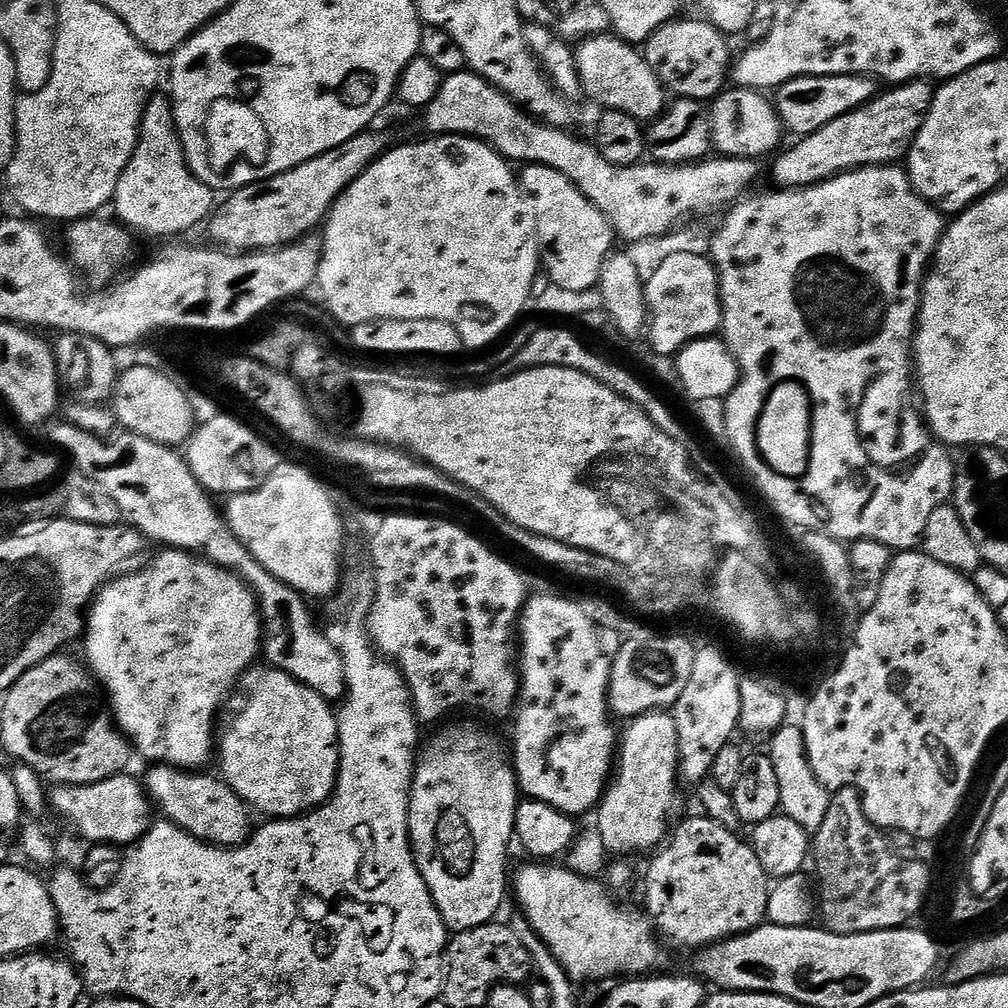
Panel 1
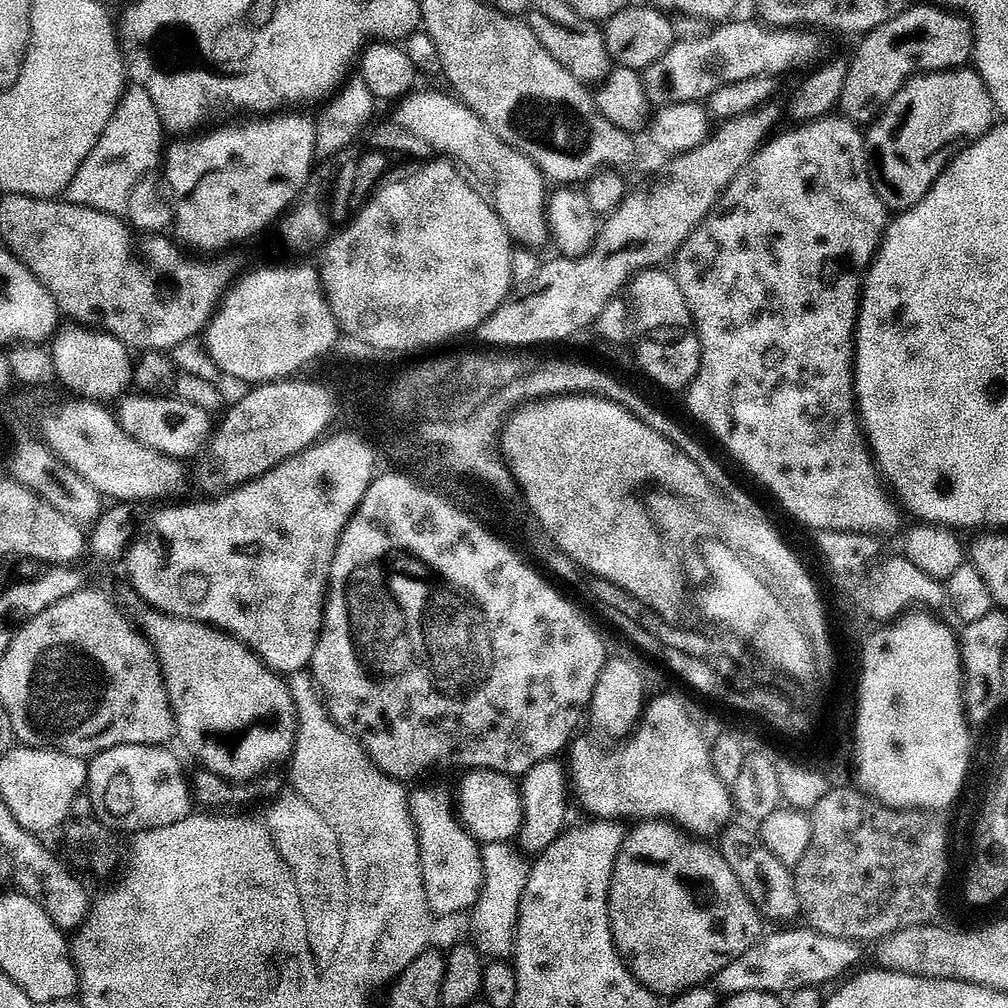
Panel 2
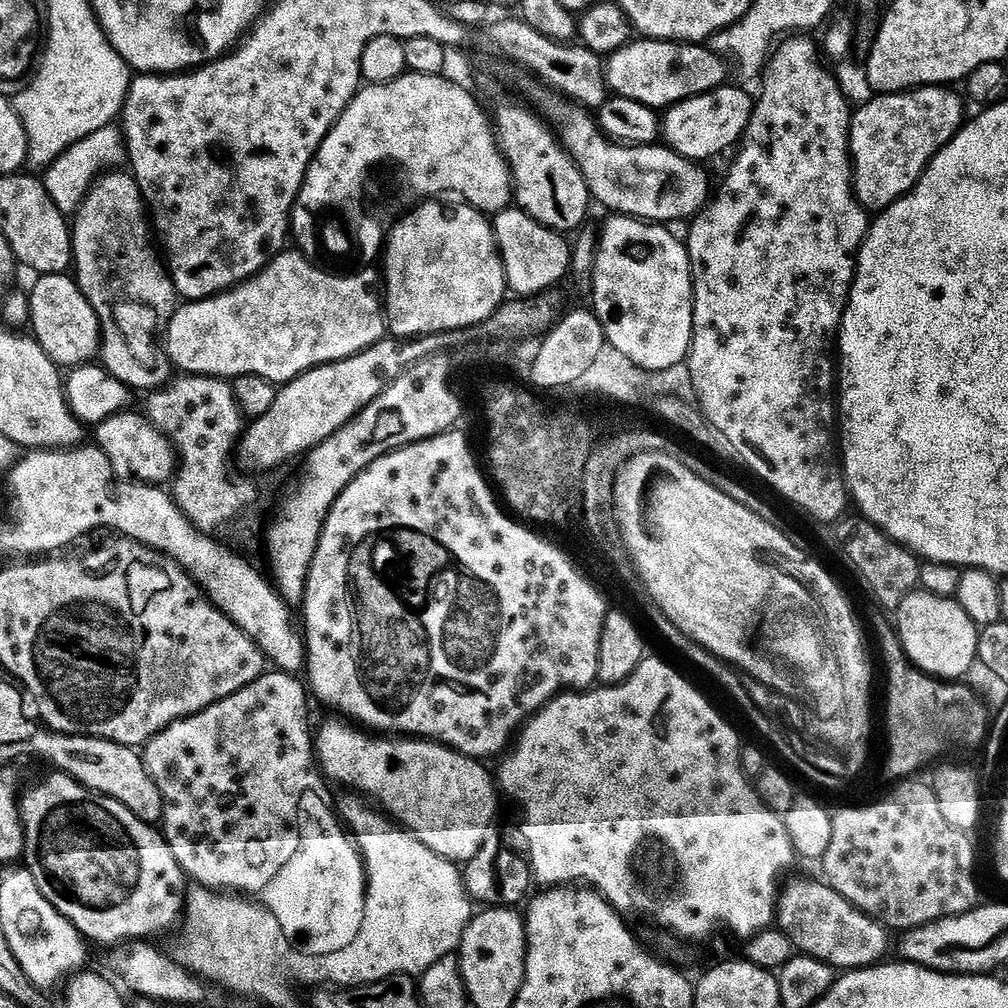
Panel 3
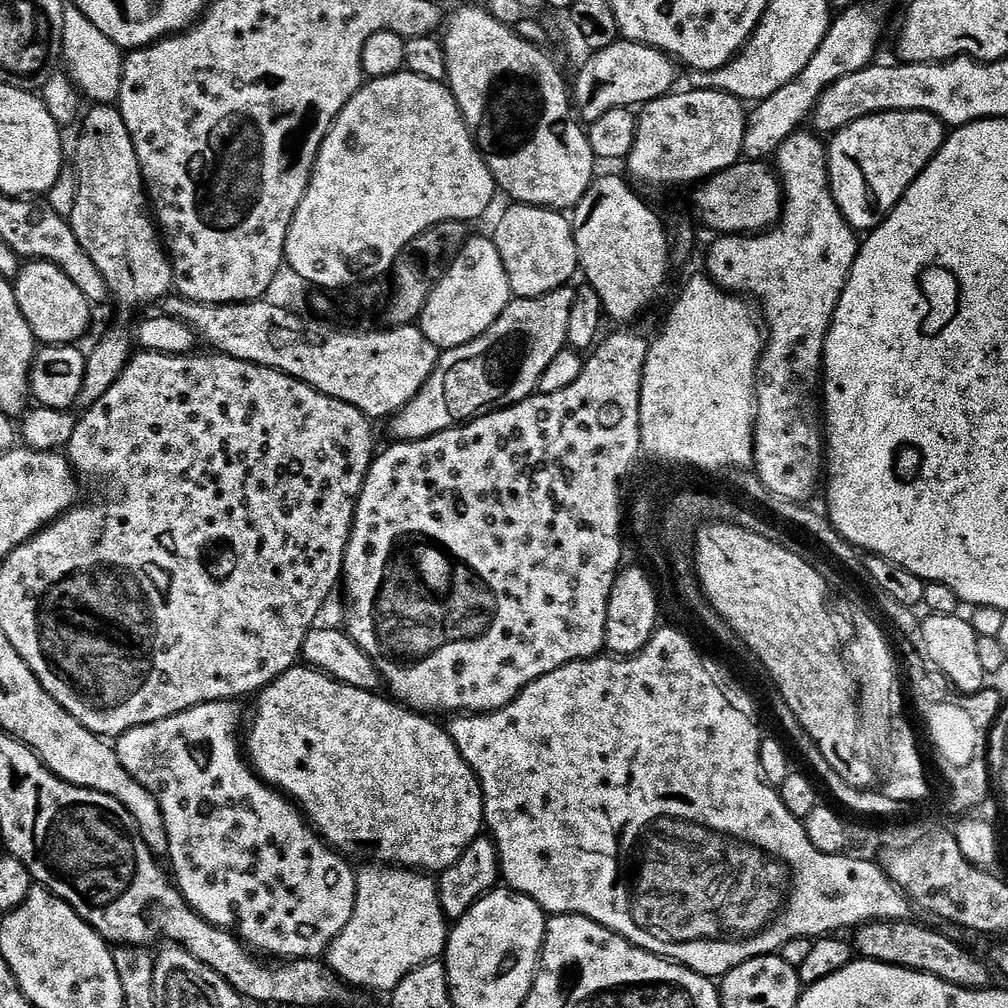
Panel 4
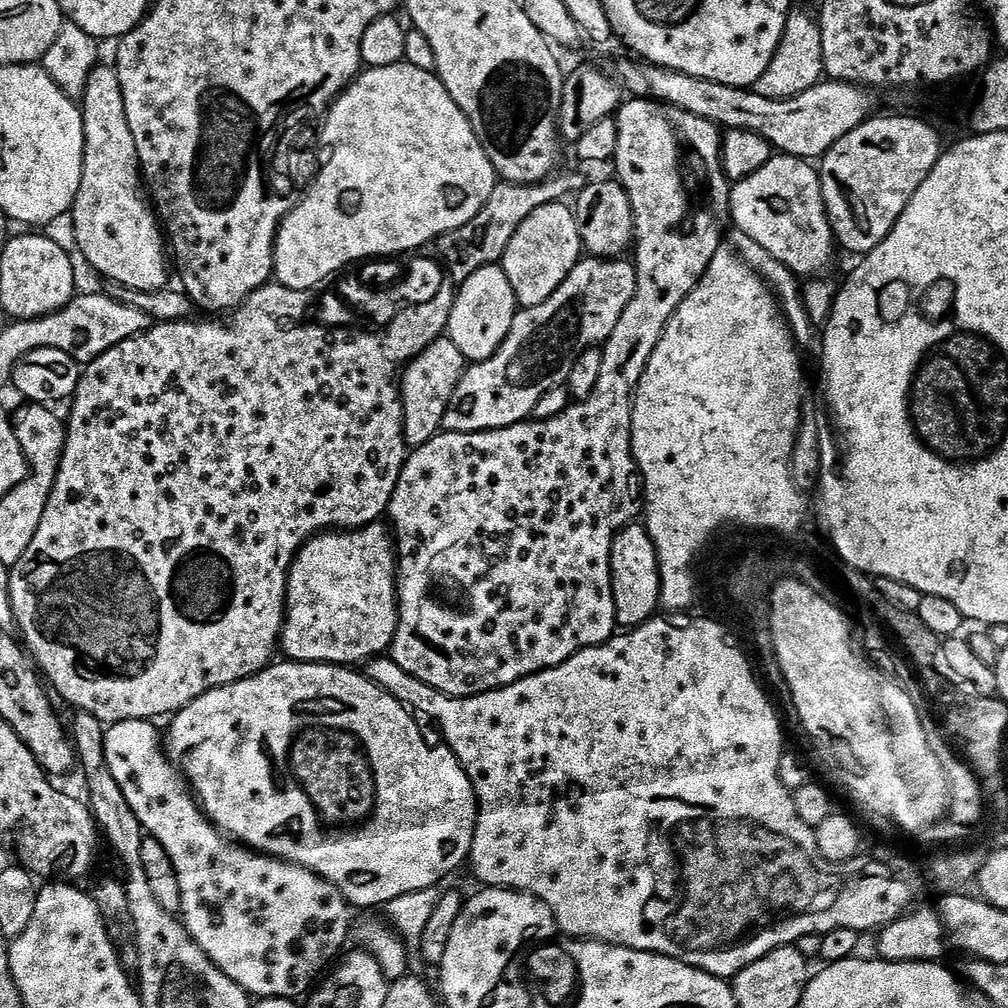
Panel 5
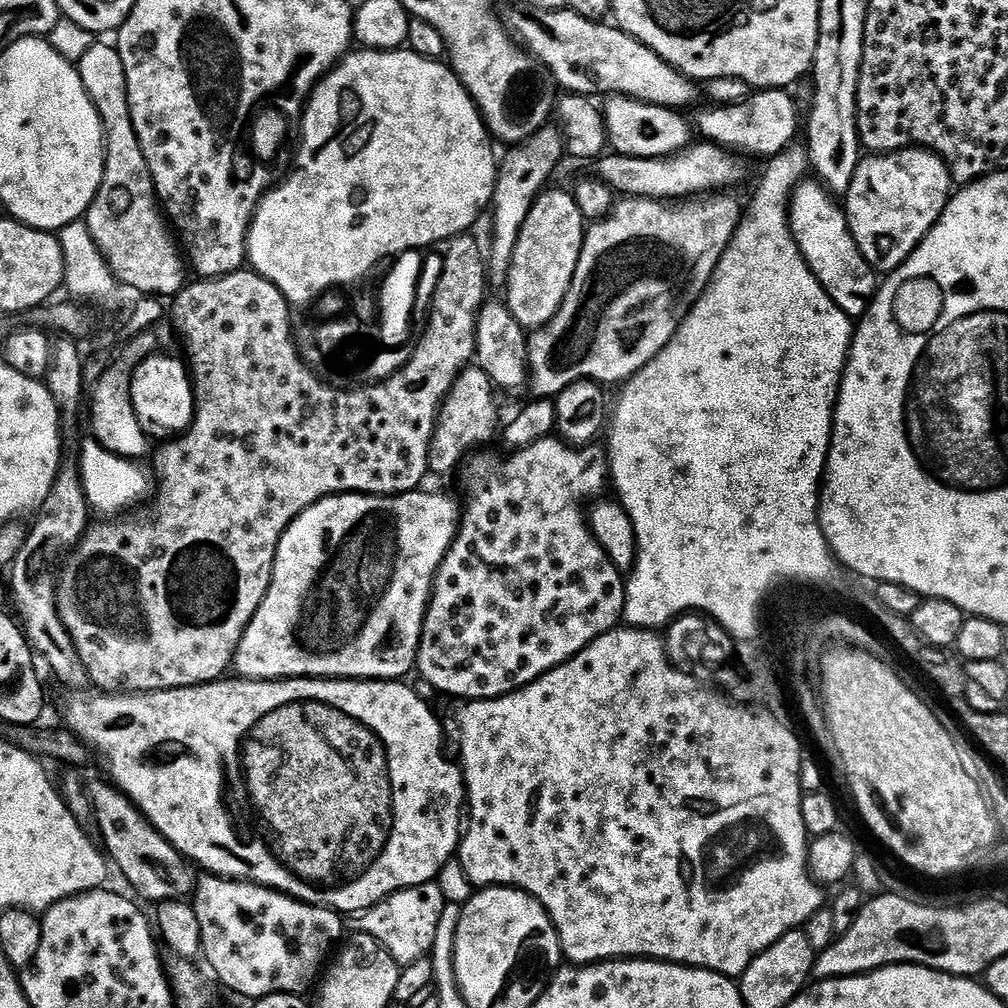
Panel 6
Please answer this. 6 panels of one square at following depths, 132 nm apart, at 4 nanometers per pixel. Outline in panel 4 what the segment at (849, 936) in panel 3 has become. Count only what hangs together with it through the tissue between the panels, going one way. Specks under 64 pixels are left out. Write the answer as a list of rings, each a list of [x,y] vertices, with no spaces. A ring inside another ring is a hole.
[[[907,919],[874,920],[871,924],[862,924],[854,932],[855,951],[865,960],[877,960],[883,964],[893,964],[896,968],[925,972],[927,976],[945,980],[947,984],[959,988],[979,990],[993,983],[991,970],[970,949],[963,948],[958,941],[951,940],[946,933],[936,928],[912,923],[911,919]]]

